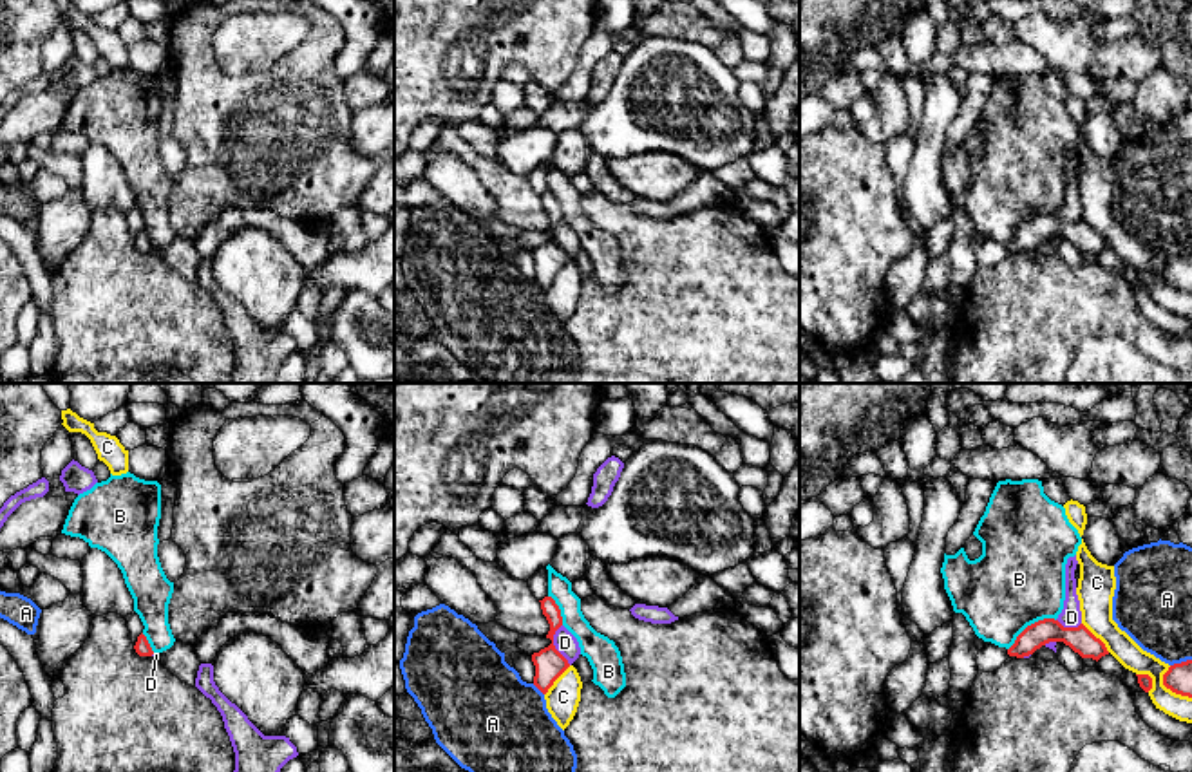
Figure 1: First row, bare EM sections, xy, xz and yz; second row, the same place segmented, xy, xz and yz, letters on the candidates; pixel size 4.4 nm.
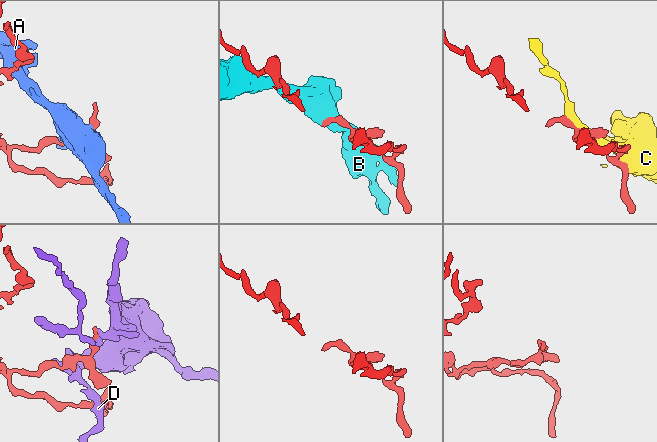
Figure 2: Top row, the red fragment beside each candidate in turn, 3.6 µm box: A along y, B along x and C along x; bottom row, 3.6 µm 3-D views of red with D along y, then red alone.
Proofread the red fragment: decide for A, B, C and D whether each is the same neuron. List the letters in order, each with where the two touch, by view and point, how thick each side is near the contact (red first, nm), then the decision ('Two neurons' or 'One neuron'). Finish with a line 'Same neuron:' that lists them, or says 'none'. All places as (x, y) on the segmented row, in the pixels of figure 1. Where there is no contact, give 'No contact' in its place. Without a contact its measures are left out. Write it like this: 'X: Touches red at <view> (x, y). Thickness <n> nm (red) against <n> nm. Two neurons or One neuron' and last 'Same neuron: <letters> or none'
A: Touches red at xz (538, 687). Thickness 140 nm (red) against 440 nm. Two neurons
B: Touches red at yz (1031, 624). Thickness 110 nm (red) against 400 nm. Two neurons
C: Touches red at yz (1169, 687). Thickness 120 nm (red) against 110 nm. Two neurons
D: Touches red at xz (552, 644). Thickness 140 nm (red) against 100 nm. Two neurons
Same neuron: none

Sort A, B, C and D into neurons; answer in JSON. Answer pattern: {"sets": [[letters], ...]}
{"sets": [["A"], ["B"], ["C"], ["D"]]}

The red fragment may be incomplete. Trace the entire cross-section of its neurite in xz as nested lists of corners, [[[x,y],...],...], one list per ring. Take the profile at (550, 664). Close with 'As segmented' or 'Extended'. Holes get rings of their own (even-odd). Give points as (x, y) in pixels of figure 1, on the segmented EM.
[[[544,597],[541,602],[543,615],[550,624],[546,638],[552,644],[539,653],[532,654],[535,665],[534,685],[546,694],[553,682],[570,667],[568,660],[555,649],[553,635],[563,626],[561,609],[552,597]]]. As segmented

